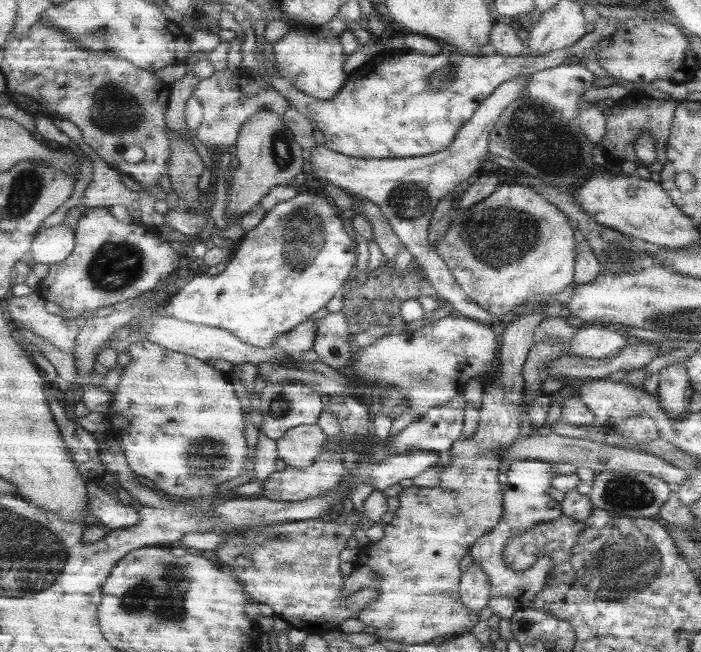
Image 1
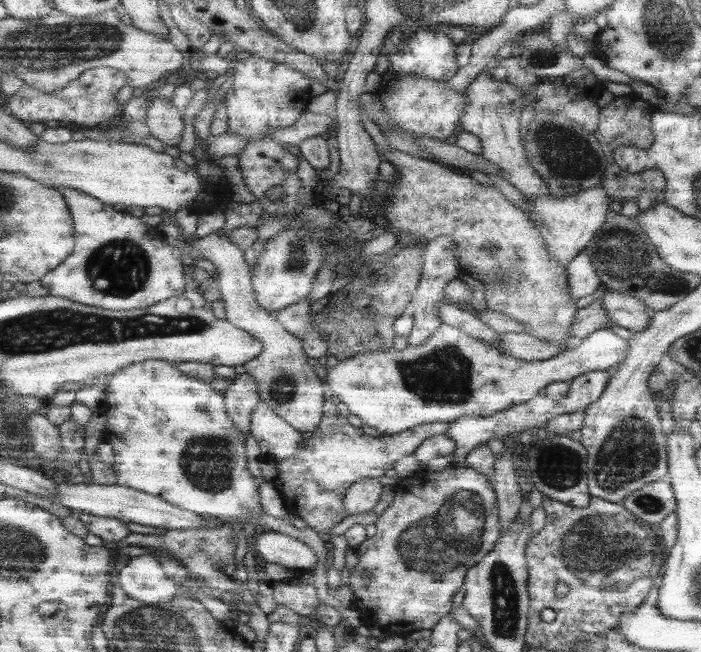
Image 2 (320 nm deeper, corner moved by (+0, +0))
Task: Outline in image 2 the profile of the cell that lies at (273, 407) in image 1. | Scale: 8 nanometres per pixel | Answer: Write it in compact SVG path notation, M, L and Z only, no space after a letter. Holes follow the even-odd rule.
M209 234L193 244L184 243L182 253L195 260L209 260L216 268L214 280L217 282L224 302L226 319L231 324L250 332L262 343L262 353L245 363L244 370L250 374L259 387L259 396L293 428L301 432L313 432L325 415L324 380L315 372L313 361L306 353L304 342L277 320L275 314L265 310L258 301L252 280L252 270L245 260L243 249L233 244L228 235Z

